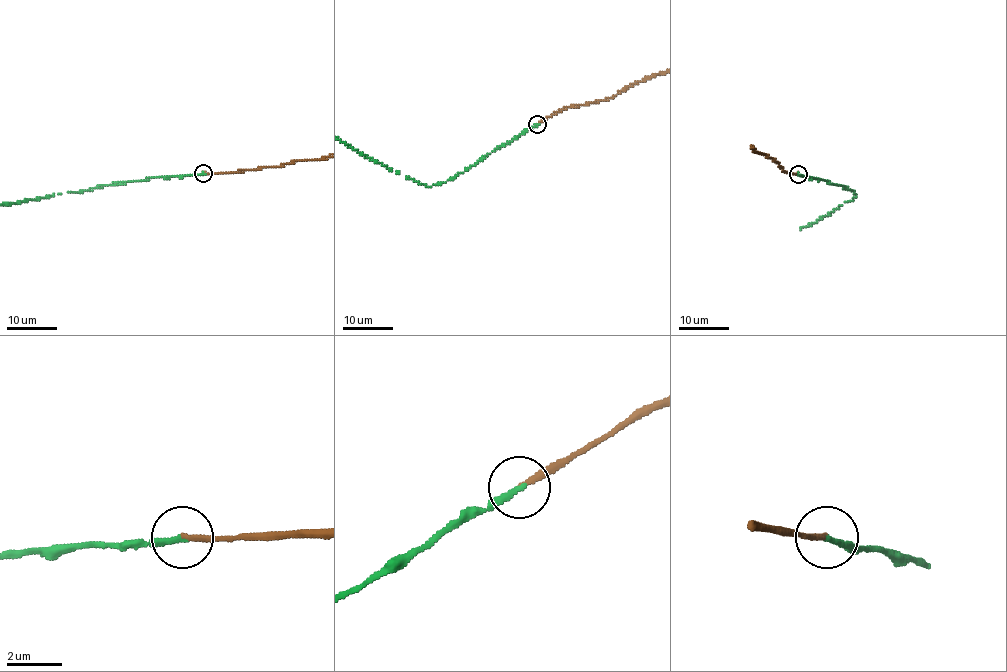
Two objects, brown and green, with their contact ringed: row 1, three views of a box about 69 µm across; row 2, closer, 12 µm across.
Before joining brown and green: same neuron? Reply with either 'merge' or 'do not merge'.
merge

